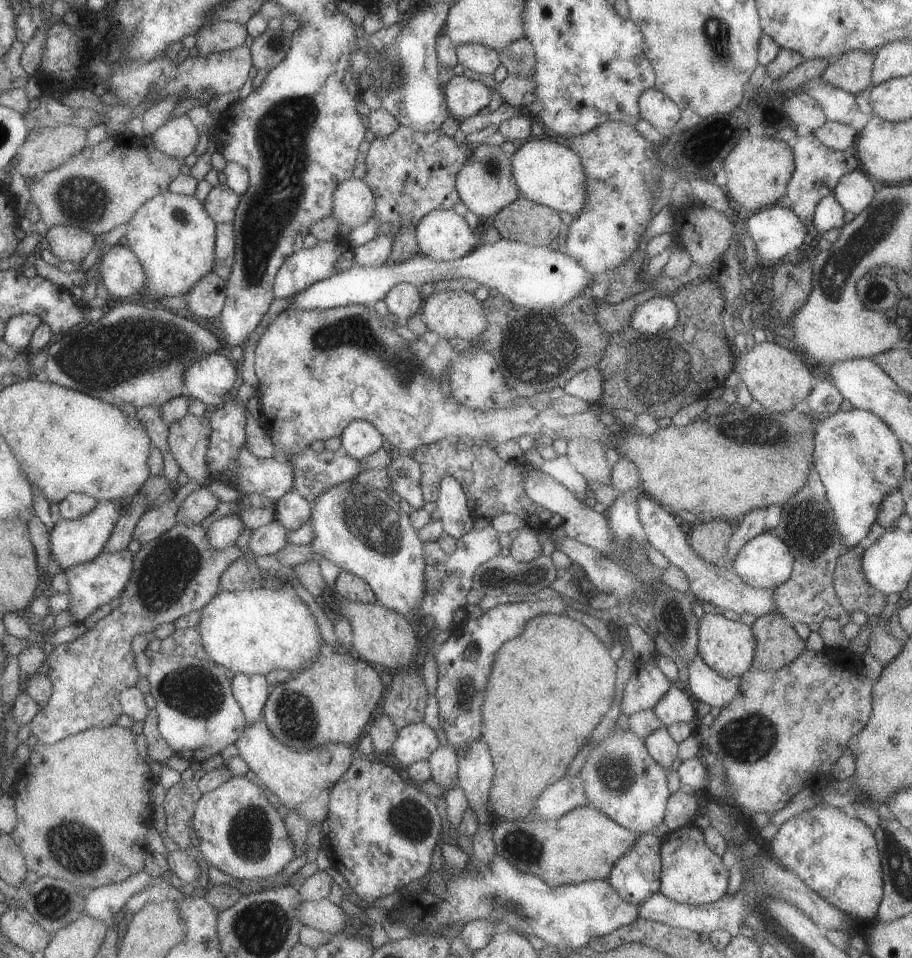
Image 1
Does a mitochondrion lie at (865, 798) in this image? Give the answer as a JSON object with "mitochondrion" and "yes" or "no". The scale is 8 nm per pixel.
{"mitochondrion":"no"}

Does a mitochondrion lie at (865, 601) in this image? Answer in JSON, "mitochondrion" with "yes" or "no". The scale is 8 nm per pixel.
{"mitochondrion":"no"}

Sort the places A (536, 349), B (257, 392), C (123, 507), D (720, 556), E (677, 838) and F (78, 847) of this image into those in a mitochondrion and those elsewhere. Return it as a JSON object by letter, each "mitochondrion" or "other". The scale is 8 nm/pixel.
{"A":"mitochondrion","B":"other","C":"other","D":"other","E":"other","F":"mitochondrion"}

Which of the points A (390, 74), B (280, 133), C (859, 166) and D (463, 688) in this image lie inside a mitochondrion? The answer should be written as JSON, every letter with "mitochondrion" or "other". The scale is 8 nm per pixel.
{"A":"mitochondrion","B":"mitochondrion","C":"other","D":"mitochondrion"}

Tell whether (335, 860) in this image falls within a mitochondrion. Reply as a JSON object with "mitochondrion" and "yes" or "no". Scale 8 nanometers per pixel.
{"mitochondrion":"no"}

